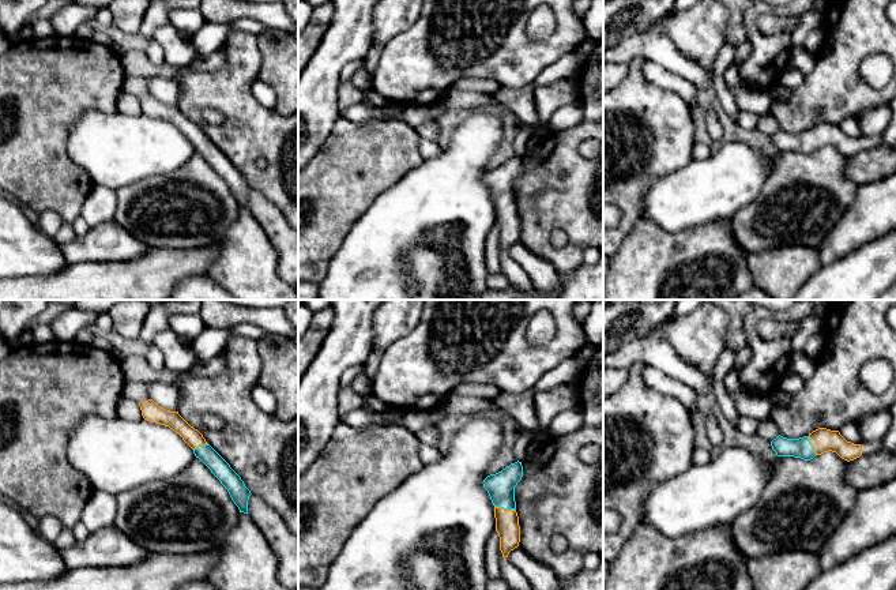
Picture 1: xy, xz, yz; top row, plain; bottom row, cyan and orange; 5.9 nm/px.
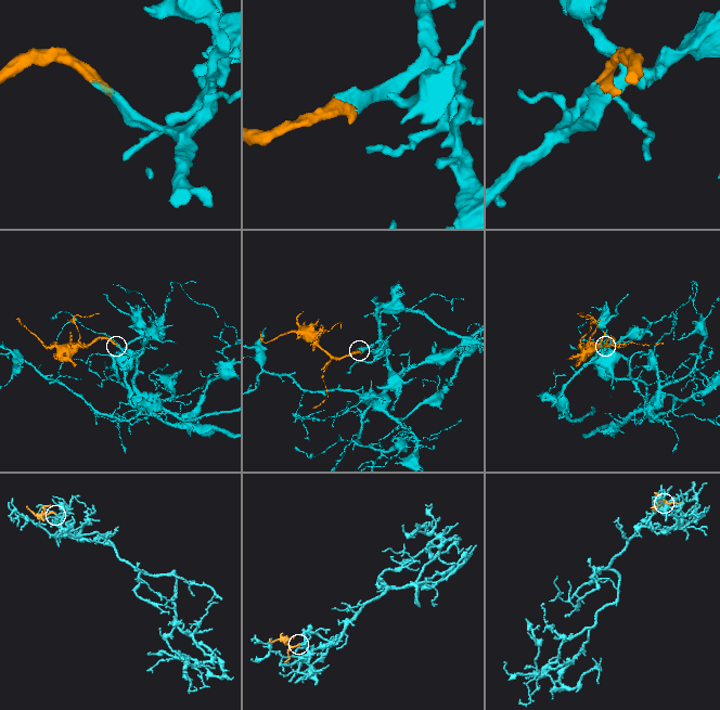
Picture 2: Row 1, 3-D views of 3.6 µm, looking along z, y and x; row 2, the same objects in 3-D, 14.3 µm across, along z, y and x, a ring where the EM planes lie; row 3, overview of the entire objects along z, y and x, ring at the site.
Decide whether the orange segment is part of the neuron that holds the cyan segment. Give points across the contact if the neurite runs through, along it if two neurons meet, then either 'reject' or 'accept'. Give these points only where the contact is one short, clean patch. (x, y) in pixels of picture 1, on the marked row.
accept

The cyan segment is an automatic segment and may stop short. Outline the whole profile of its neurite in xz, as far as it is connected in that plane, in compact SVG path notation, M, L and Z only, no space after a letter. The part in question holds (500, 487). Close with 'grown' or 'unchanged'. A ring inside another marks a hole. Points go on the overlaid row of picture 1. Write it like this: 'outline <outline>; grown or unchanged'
outline M515 462L496 474L483 480L483 488L487 491L494 506L496 531L500 537L500 550L502 557L519 546L520 526L516 512L515 486L523 477L522 462Z; grown

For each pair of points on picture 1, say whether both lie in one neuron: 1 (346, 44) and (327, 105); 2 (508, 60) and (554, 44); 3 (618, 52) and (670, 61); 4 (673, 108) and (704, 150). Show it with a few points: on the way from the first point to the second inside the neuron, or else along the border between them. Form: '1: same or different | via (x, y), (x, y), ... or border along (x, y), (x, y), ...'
1: same | via (331, 59), (327, 63), (327, 90)
2: same | via (519, 60), (544, 53)
3: same | via (631, 49), (658, 49)
4: different | border along (696, 143), (691, 158)

